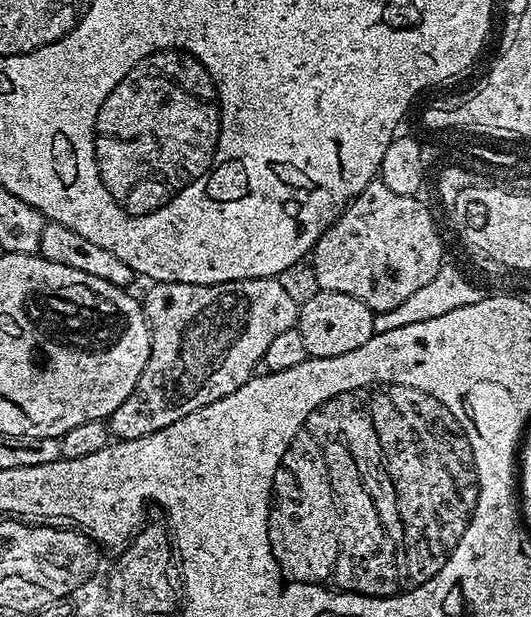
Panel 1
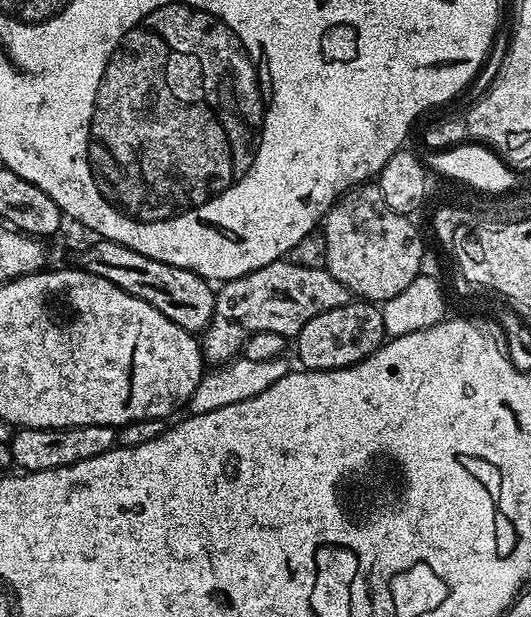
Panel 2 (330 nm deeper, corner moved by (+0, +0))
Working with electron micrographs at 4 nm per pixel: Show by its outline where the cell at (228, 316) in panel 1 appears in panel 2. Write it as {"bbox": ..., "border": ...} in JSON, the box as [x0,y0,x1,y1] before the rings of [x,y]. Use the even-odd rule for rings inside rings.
{"bbox":[202,259,350,365],"border":[[[287,259],[275,260],[270,266],[262,266],[262,270],[254,270],[242,278],[225,280],[215,293],[213,316],[208,327],[202,333],[202,351],[205,361],[213,365],[221,365],[235,357],[244,347],[244,339],[258,330],[274,330],[274,334],[282,334],[285,338],[294,338],[310,322],[310,318],[318,318],[326,310],[338,310],[338,306],[350,303],[350,293],[338,278],[328,273],[327,267],[311,268],[289,264]]]}

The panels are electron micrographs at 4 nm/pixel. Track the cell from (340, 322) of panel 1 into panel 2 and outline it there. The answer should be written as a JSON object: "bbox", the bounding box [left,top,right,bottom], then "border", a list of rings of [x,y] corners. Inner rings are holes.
{"bbox":[294,302,386,372],"border":[[[350,302],[338,310],[326,310],[318,318],[310,318],[294,337],[299,367],[310,372],[349,368],[380,349],[386,339],[380,308],[372,302]]]}

